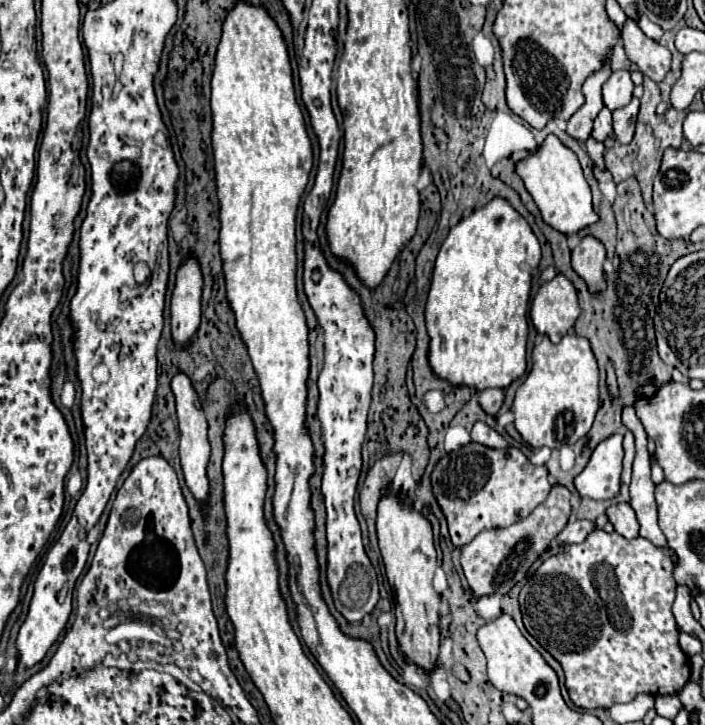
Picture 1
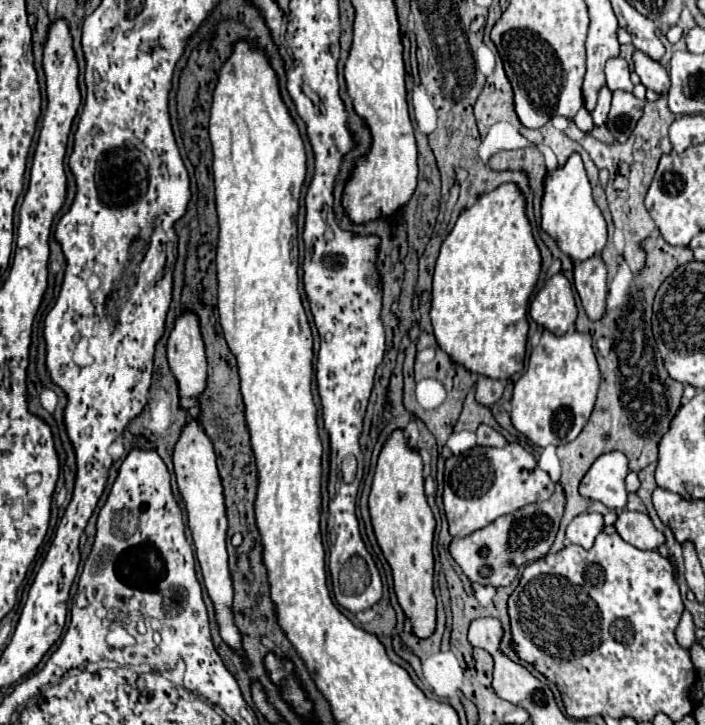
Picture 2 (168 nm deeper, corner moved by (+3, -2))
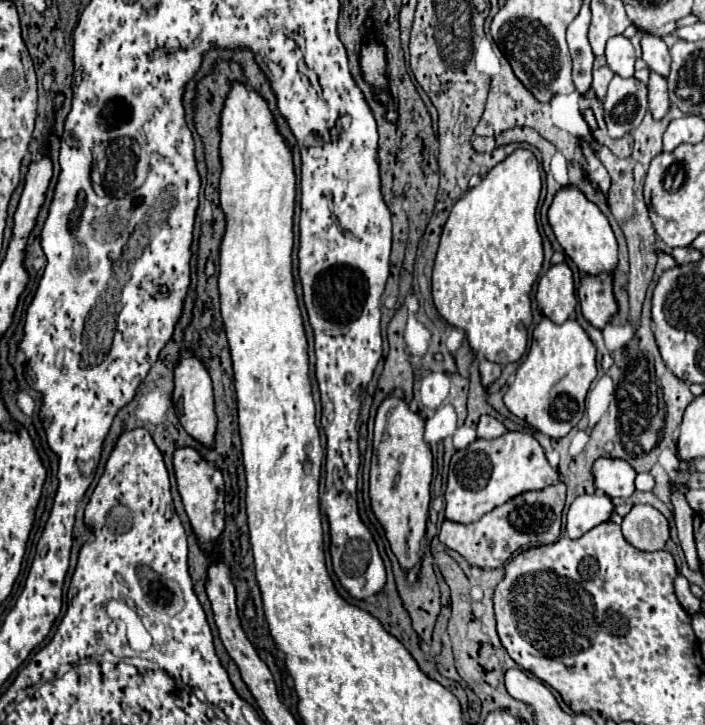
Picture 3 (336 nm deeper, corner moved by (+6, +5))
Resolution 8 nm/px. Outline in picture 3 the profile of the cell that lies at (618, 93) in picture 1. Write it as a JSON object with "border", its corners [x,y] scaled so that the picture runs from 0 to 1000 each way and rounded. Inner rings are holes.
{"border":[[[871,50],[860,61],[860,86],[865,97],[882,108],[899,105],[899,66],[891,52]]]}

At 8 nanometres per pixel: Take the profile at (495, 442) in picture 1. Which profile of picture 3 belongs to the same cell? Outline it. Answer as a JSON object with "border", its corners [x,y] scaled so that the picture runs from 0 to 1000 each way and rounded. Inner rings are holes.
{"border":[[[684,574],[681,582],[678,582],[678,604],[687,604],[687,607],[698,607],[698,604],[706,604],[718,596],[715,585],[706,582],[704,577],[698,574]]]}

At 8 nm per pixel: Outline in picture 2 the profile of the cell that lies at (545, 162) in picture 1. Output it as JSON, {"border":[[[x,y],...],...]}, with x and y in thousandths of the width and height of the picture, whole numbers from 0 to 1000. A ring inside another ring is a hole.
{"border":[[[818,211],[807,217],[801,230],[793,230],[787,239],[776,239],[767,297],[767,316],[790,332],[790,341],[807,352],[813,363],[824,363],[855,346],[861,335],[861,310],[838,272],[838,255],[833,250],[827,222]]]}

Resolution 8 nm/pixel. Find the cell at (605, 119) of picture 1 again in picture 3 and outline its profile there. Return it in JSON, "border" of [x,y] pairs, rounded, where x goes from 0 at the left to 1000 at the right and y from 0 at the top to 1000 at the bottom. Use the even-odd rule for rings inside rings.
{"border":[[[854,91],[854,94],[843,97],[840,124],[843,124],[843,130],[845,130],[845,135],[848,135],[848,138],[857,138],[857,132],[860,132],[860,121],[862,121],[862,116],[865,116],[868,105],[871,105],[871,99],[868,99],[862,91]]]}

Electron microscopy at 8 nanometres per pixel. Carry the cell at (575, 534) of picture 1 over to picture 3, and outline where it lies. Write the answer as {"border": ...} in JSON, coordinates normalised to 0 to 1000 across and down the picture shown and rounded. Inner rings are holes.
{"border":[[[845,679],[845,681],[820,684],[820,690],[814,690],[806,703],[803,737],[809,742],[828,739],[843,726],[862,720],[868,703],[871,703],[871,695],[860,681]]]}

